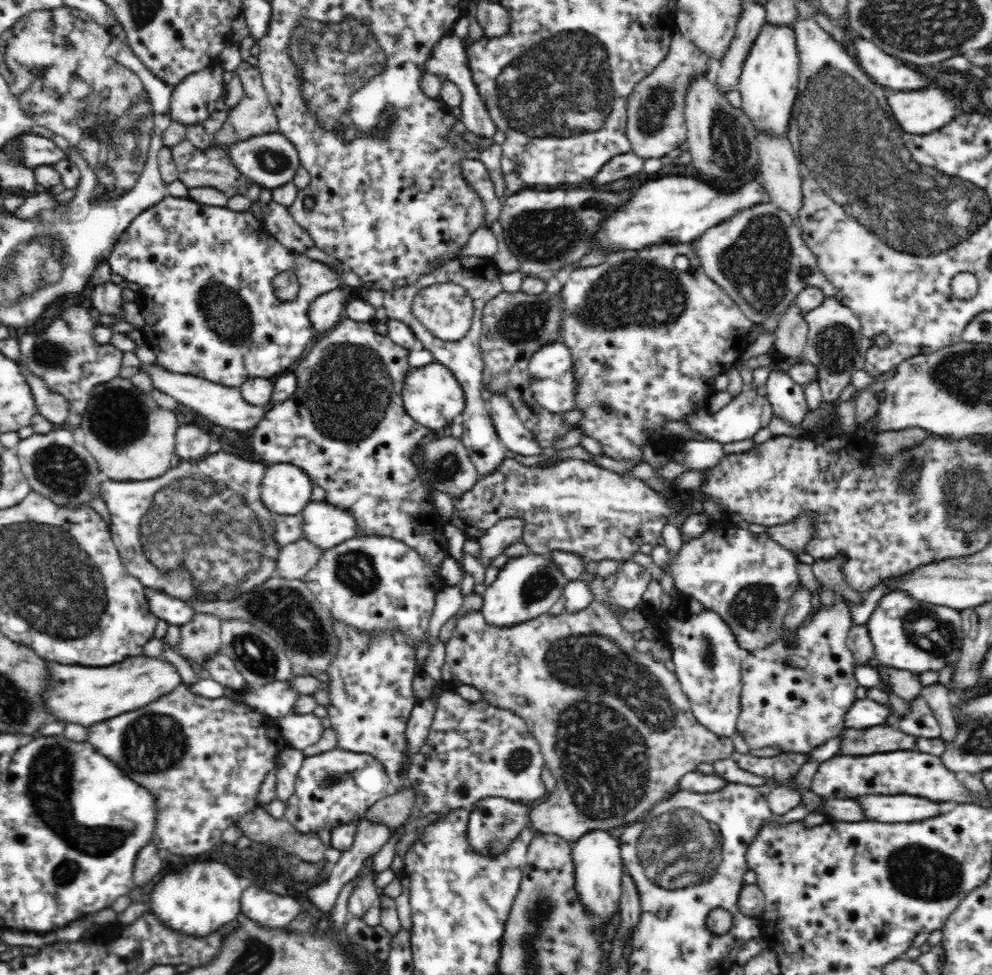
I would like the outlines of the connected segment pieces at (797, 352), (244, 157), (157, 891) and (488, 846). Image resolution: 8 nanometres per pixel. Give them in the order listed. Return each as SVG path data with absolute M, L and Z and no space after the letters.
M792 304L784 310L779 321L773 345L778 350L778 358L779 356L800 357L804 351L808 334L808 324L805 322L804 315L799 312L795 304Z
M278 132L264 133L232 143L225 152L242 175L269 189L292 181L297 168L302 165L293 144Z
M214 860L188 862L170 870L156 883L150 893L150 911L160 919L160 923L177 932L187 936L208 936L237 920L241 913L241 894L251 884L246 875L236 876L228 864Z
M482 798L478 801L472 812L469 812L468 819L468 835L467 841L470 848L476 854L483 854L496 858L500 854L504 854L512 844L521 836L524 828L530 827L530 814L532 810L532 802L514 801L508 798Z

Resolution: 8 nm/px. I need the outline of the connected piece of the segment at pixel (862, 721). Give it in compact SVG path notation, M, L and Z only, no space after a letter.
M856 699L848 709L844 718L844 728L863 729L884 725L892 709L886 704L880 704L872 699Z

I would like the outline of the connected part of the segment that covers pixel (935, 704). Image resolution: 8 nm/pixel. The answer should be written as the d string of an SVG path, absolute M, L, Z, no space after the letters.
M937 682L925 686L921 690L921 695L926 699L934 717L940 723L942 738L952 740L956 734L956 724L954 724L954 716L952 715L955 697L948 692L944 685Z

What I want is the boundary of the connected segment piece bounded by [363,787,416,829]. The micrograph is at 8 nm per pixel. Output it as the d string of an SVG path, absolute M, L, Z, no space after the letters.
M409 787L396 791L366 809L363 818L370 820L370 823L384 824L390 829L398 828L410 817L415 806L415 795L416 792Z

